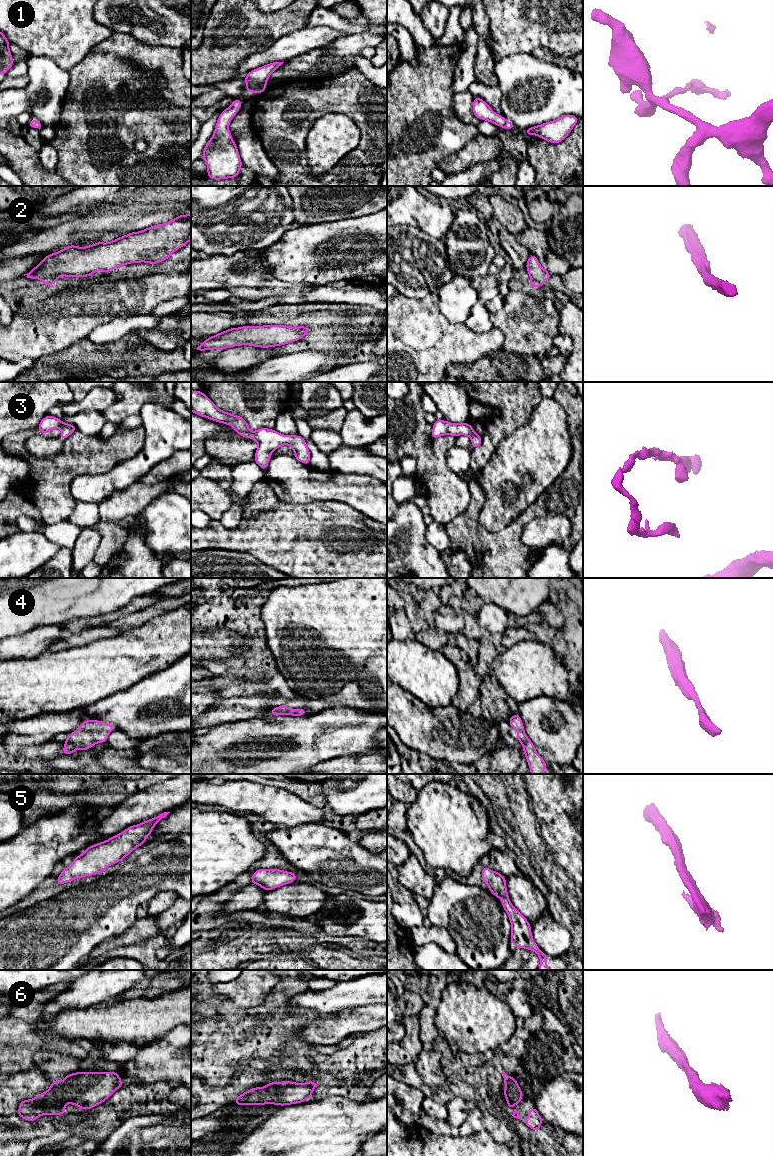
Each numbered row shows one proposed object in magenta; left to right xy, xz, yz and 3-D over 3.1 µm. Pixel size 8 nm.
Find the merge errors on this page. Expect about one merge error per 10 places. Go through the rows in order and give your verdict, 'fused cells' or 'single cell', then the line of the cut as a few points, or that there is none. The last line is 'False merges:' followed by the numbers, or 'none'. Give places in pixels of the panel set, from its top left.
1: single cell | no cut
2: single cell | no cut
3: single cell | no cut
4: single cell | no cut
5: single cell | no cut
6: single cell | no cut
False merges: none

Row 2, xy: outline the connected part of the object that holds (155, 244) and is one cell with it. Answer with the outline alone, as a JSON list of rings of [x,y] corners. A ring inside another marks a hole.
[[[191,213],[172,221],[131,232],[108,243],[96,242],[86,247],[69,245],[47,255],[26,275],[40,279],[45,286],[57,283],[58,277],[87,277],[96,271],[108,273],[131,263],[157,264],[191,240]]]

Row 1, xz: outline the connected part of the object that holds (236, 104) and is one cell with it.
[[[234,99],[232,104],[221,112],[214,133],[207,142],[202,158],[207,164],[210,179],[220,180],[239,176],[243,166],[237,144],[232,140],[229,123],[241,109],[241,99]]]

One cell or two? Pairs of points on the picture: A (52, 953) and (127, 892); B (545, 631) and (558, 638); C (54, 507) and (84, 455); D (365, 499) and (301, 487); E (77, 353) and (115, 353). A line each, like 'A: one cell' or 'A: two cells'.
A: one cell
B: one cell
C: one cell
D: one cell
E: one cell

